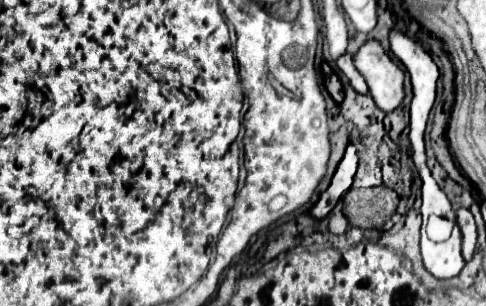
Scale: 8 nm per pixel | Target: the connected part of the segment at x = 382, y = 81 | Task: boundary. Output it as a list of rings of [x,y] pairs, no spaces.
[[[378,40],[362,44],[354,56],[354,64],[366,78],[368,92],[382,112],[396,110],[404,100],[404,72],[386,54]]]

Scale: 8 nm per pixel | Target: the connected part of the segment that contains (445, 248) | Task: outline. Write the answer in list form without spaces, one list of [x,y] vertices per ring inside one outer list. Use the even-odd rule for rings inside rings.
[[[422,240],[422,258],[426,270],[440,278],[454,278],[464,268],[460,240],[446,240],[442,244],[434,244],[430,240]]]

